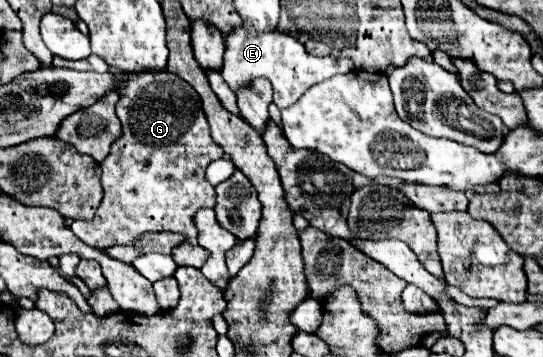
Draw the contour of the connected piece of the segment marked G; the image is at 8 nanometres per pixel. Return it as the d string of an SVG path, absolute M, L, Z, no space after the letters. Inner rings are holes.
M168 70L132 76L118 86L118 94L120 102L116 104L116 114L122 122L122 138L112 144L108 160L100 164L104 198L90 222L72 222L72 232L88 246L100 250L116 244L132 244L146 232L176 232L194 244L196 224L192 224L192 216L200 208L212 208L216 202L216 192L206 182L204 170L224 154L208 132L208 120L200 108L200 96L188 82Z

